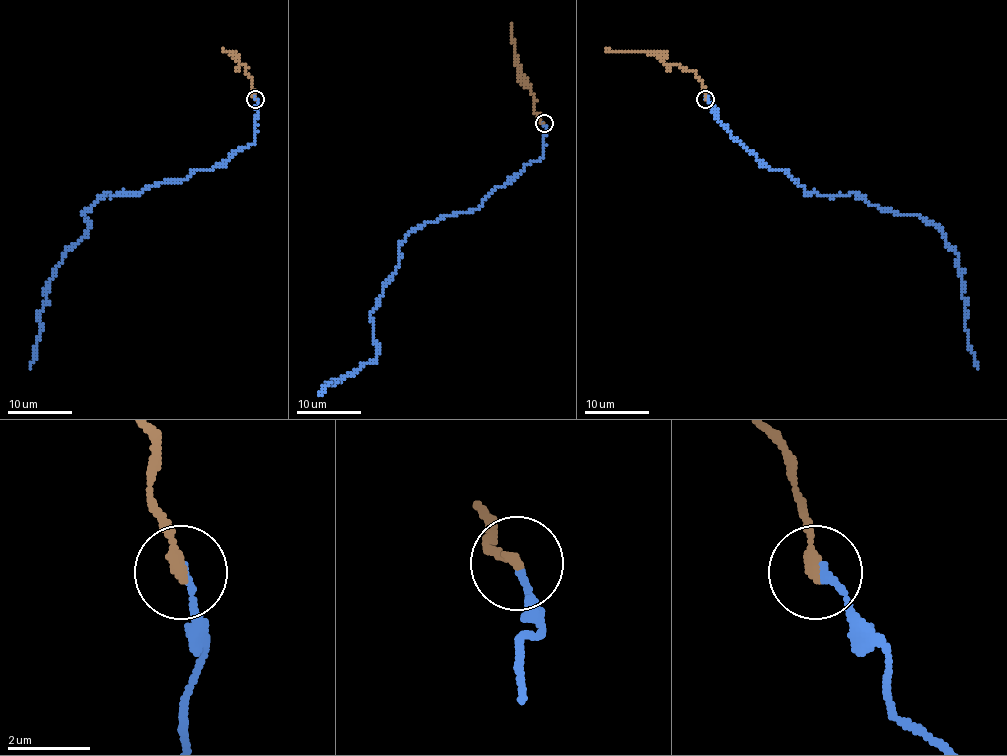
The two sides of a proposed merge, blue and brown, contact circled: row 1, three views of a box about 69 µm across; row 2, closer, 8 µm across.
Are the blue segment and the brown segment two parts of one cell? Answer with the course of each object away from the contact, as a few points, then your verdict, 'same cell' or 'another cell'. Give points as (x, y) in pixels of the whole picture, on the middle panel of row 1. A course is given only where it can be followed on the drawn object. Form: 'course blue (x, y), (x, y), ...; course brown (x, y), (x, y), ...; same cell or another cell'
course blue (544, 123), (541, 159), (473, 210), (406, 237), (371, 314), (374, 361), (318, 396); course brown (544, 123), (534, 110), (530, 85), (515, 59), (510, 24); same cell

